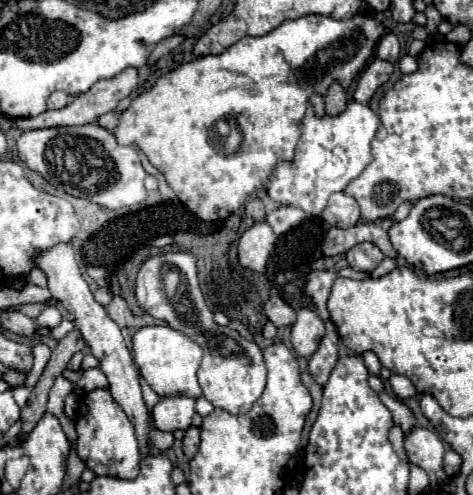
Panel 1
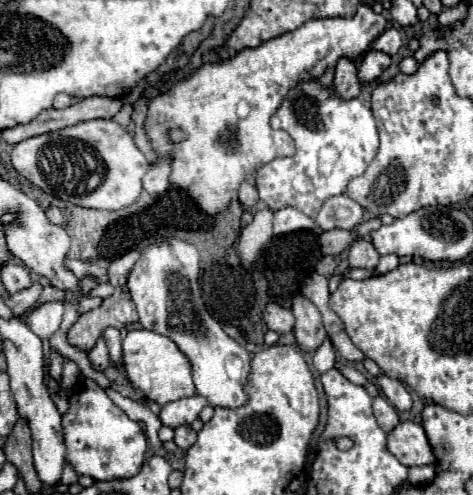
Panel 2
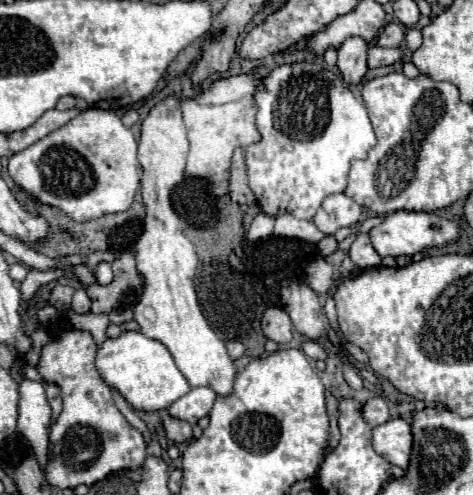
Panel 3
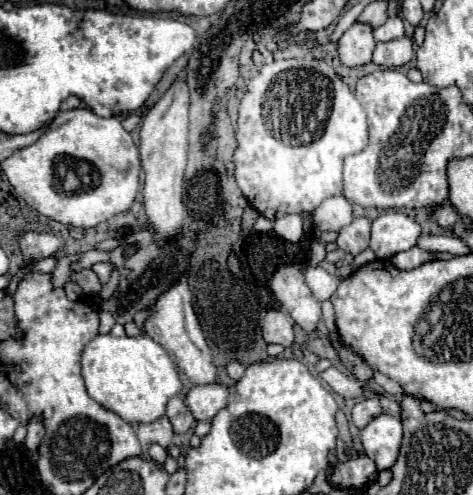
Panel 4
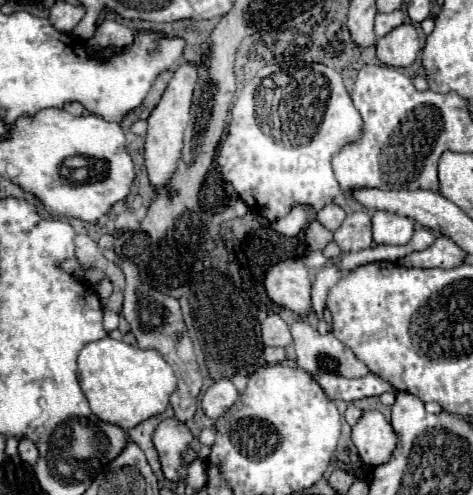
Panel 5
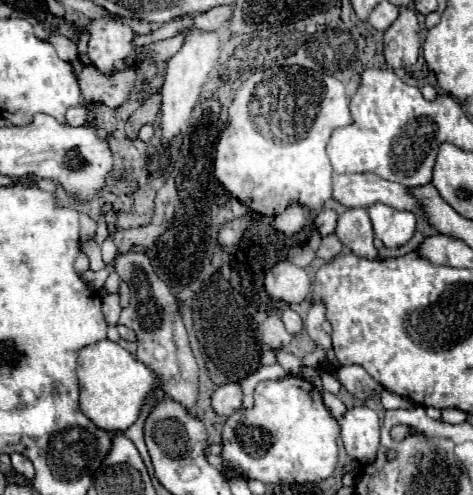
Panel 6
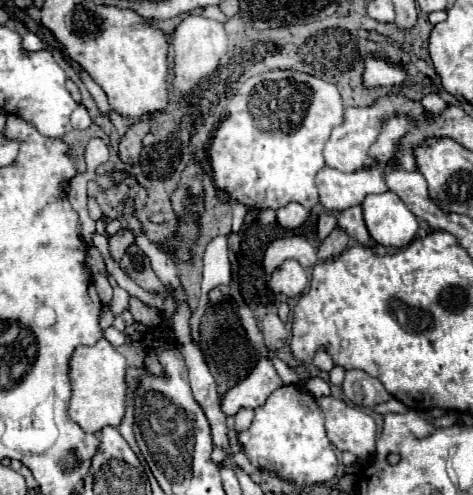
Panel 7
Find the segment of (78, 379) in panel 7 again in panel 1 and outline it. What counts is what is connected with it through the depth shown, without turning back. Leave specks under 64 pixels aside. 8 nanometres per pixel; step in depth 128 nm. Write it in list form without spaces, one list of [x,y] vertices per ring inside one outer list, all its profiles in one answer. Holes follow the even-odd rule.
[[[148,326],[148,328],[140,328],[132,336],[132,354],[134,354],[134,364],[140,370],[140,376],[160,398],[166,398],[166,396],[200,398],[202,396],[202,390],[196,382],[196,370],[202,360],[202,350],[194,340],[186,338],[184,334],[168,326]]]

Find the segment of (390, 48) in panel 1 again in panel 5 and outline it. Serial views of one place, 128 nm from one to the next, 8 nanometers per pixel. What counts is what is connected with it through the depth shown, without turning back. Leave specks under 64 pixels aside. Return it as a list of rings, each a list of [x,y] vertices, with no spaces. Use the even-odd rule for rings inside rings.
[[[396,10],[396,12],[390,12],[390,14],[376,14],[376,26],[374,26],[374,32],[378,38],[382,38],[384,34],[388,34],[392,28],[400,26],[402,22],[406,22],[406,16],[402,10]]]

